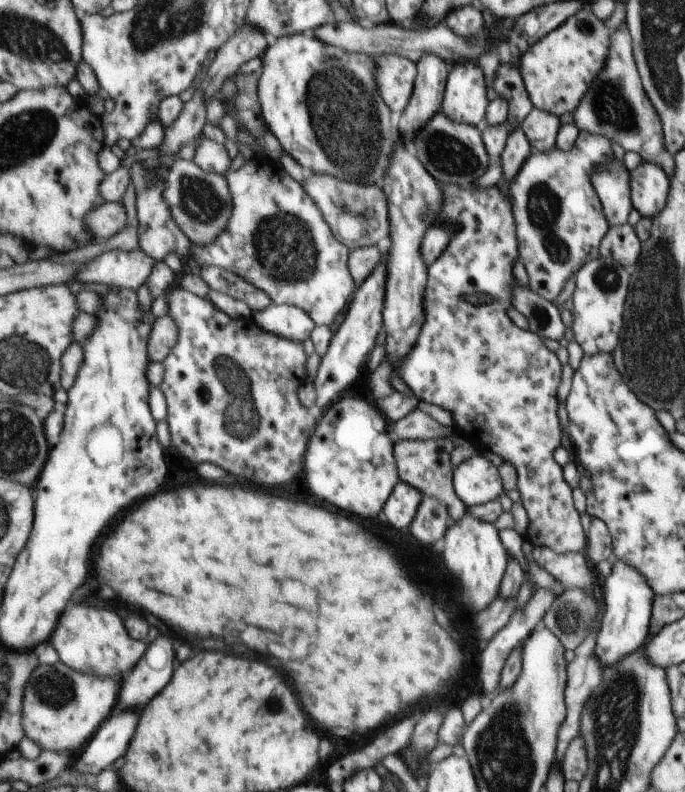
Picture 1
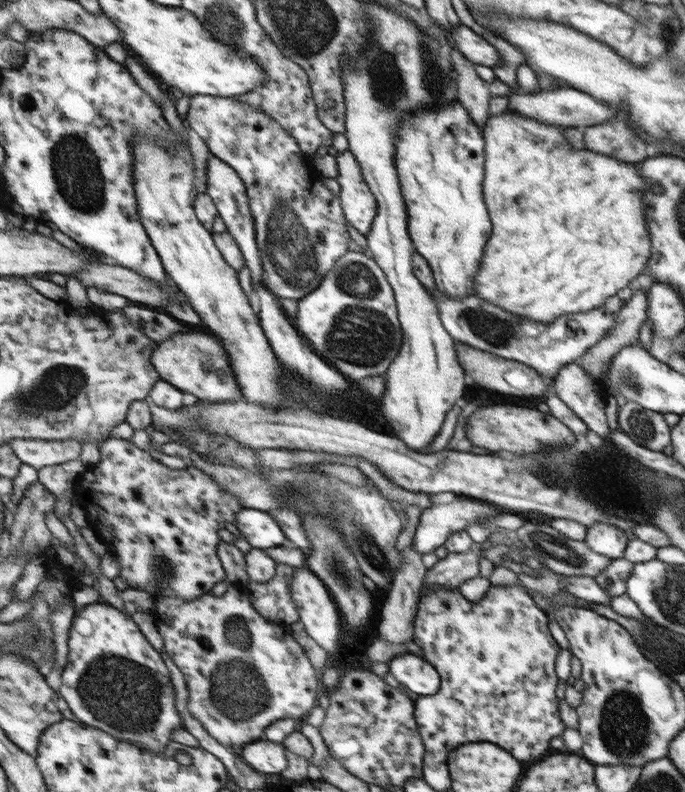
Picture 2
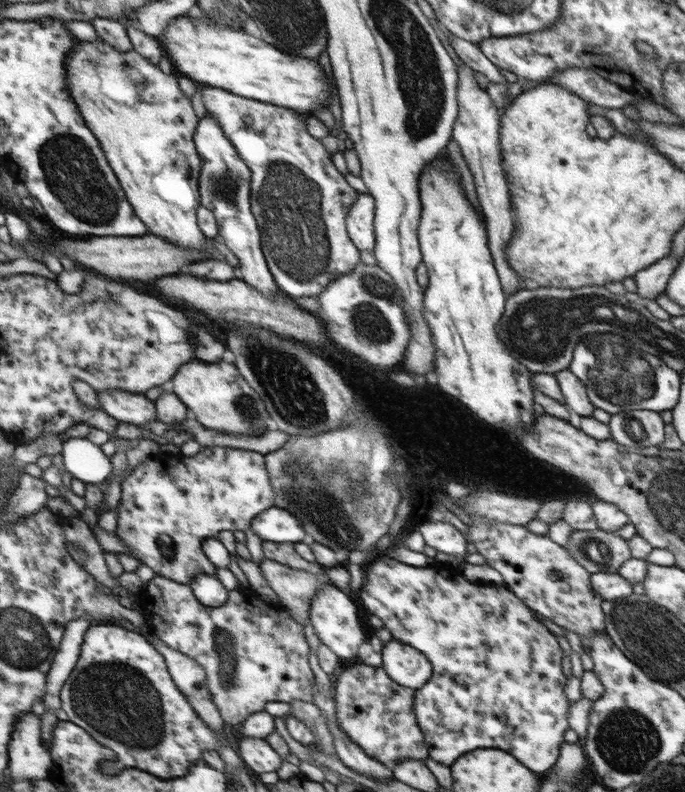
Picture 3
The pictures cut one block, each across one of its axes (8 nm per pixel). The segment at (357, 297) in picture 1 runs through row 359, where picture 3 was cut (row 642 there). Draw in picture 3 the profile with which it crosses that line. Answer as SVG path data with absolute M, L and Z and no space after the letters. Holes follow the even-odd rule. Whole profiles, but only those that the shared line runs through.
M330 584L324 590L320 590L312 604L311 619L322 643L332 647L332 650L344 659L358 656L360 646L366 642L366 634L356 604L348 598L348 594L343 589Z

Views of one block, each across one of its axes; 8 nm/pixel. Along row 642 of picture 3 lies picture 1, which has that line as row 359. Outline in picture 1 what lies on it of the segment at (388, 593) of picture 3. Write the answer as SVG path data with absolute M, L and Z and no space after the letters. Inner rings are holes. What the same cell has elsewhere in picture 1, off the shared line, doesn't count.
M439 183L443 188L445 201L444 210L440 212L440 216L436 221L452 222L458 224L456 234L452 234L450 244L444 249L444 252L431 264L428 277L428 286L426 290L426 321L423 329L420 330L419 341L416 341L415 349L408 354L407 358L398 364L398 370L393 370L404 380L404 383L412 390L418 401L433 404L453 413L454 427L464 437L472 430L478 437L480 442L488 446L488 450L498 454L503 462L509 462L516 468L518 473L518 491L522 498L522 505L528 513L530 525L524 535L524 538L532 544L532 547L550 548L558 554L567 552L585 553L586 534L582 530L580 524L580 514L574 508L574 500L572 500L572 488L566 484L564 476L562 476L562 466L554 460L554 450L560 446L560 422L558 422L558 408L560 408L560 386L564 386L564 364L557 357L558 352L552 350L552 346L544 346L542 338L539 334L534 334L530 330L520 329L514 322L509 321L506 312L512 308L512 302L515 301L516 278L512 274L512 268L516 264L518 258L519 242L516 242L516 218L512 210L511 199L508 198L504 191L498 190L498 185L488 188L474 188L468 185L466 188L456 186L456 184Z

